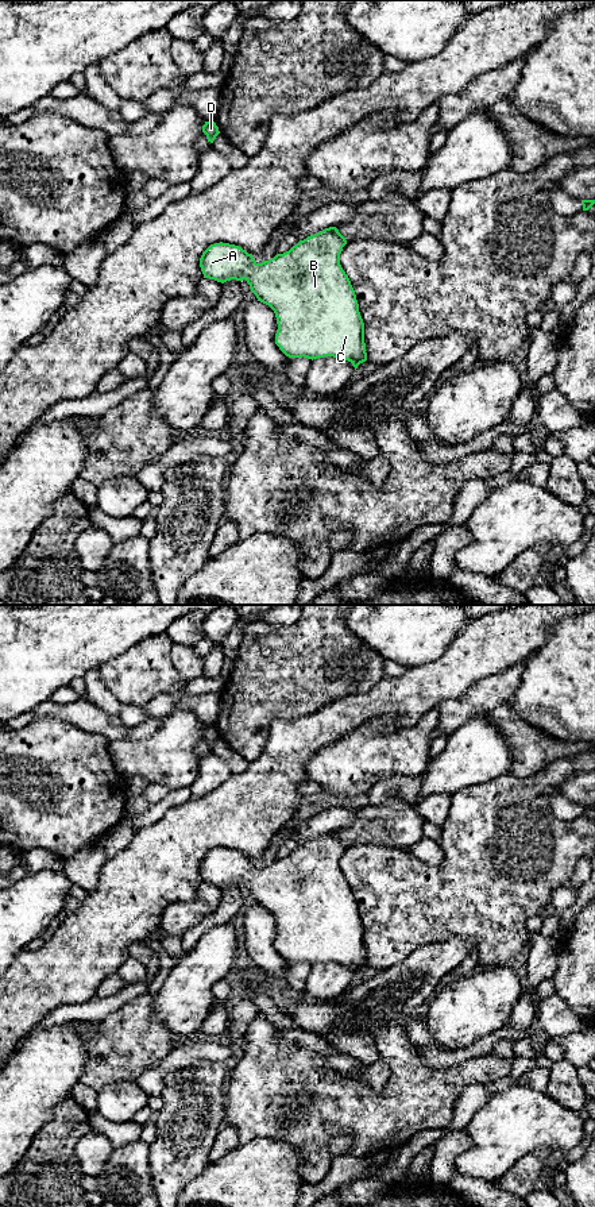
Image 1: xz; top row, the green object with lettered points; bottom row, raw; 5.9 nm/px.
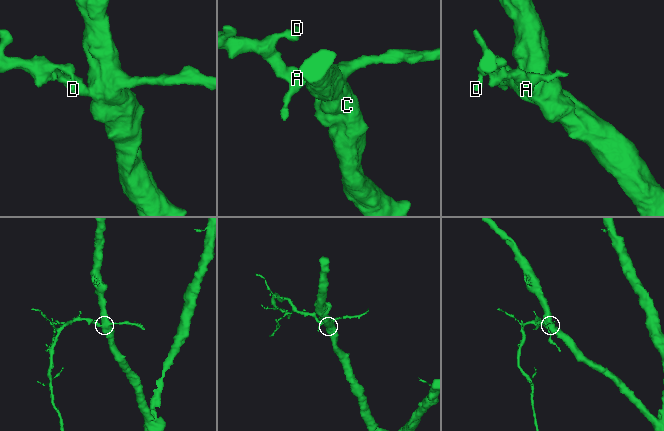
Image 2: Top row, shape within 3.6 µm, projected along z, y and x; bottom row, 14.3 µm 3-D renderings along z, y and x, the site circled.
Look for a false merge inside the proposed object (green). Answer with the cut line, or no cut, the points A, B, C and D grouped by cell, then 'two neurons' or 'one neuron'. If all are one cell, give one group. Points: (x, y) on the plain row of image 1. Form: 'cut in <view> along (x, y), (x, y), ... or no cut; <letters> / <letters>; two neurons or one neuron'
no cut; A B C D; one neuron

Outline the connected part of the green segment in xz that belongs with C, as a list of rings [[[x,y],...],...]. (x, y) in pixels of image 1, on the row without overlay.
[[[336,832],[300,845],[289,856],[258,868],[254,860],[229,848],[210,849],[200,863],[204,883],[217,887],[246,884],[258,906],[268,910],[277,922],[275,949],[289,963],[317,964],[333,961],[348,965],[355,975],[367,965],[364,928],[351,886],[340,869],[347,849]]]

